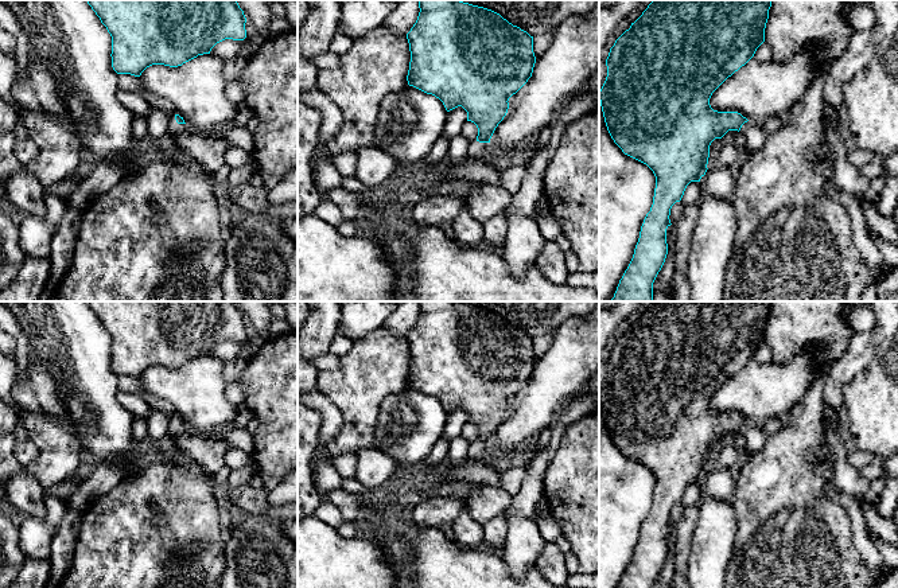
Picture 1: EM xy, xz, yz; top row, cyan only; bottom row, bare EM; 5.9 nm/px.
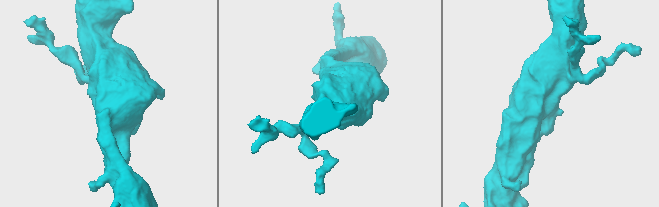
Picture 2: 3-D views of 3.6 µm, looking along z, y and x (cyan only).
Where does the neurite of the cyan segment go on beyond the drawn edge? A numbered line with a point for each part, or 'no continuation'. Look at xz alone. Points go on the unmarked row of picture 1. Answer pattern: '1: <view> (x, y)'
1: xz (498, 462)

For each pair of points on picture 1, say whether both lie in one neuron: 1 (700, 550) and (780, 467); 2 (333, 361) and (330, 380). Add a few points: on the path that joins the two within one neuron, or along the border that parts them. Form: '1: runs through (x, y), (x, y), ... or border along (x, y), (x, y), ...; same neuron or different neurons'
1: border along (737, 514), (738, 530), (734, 545); different neurons
2: border along (339, 357), (335, 368), (318, 372); different neurons

